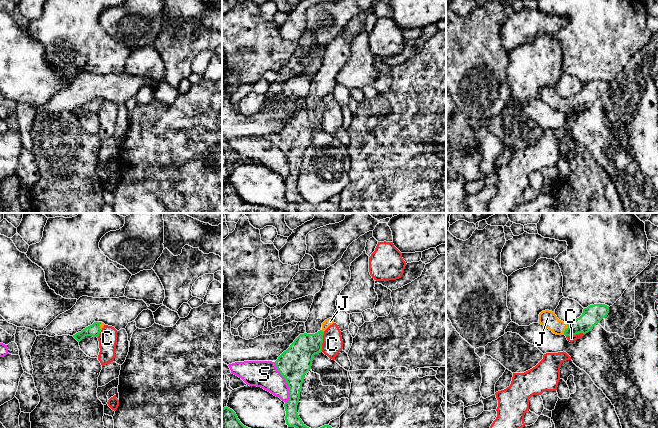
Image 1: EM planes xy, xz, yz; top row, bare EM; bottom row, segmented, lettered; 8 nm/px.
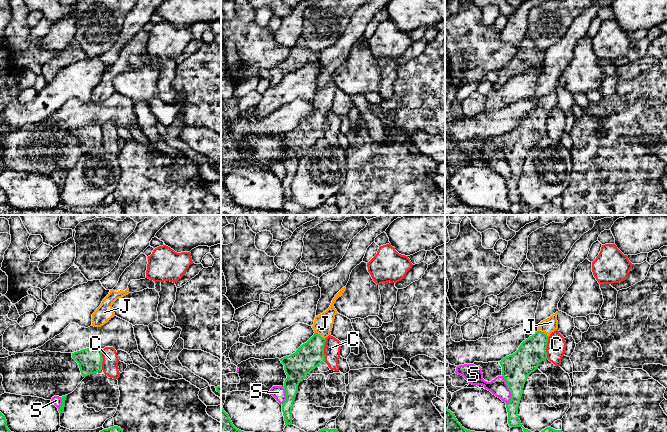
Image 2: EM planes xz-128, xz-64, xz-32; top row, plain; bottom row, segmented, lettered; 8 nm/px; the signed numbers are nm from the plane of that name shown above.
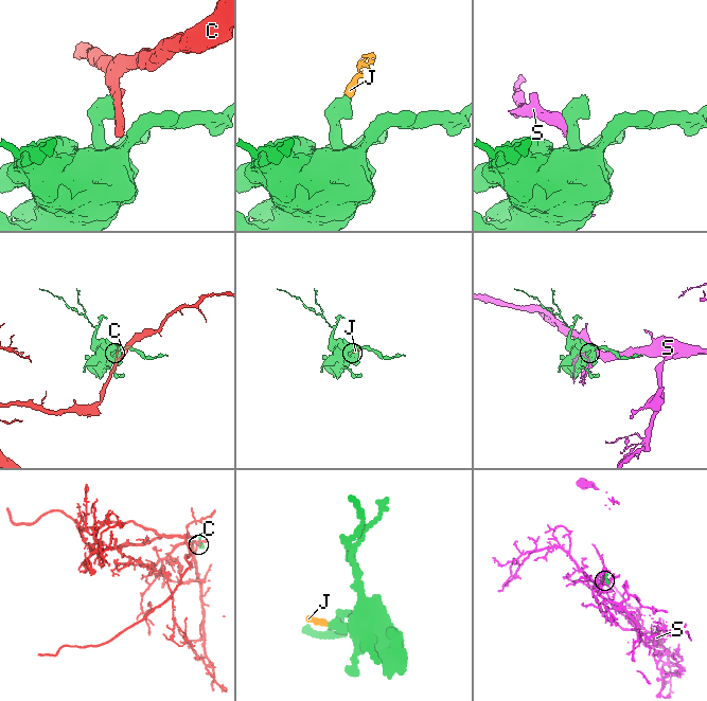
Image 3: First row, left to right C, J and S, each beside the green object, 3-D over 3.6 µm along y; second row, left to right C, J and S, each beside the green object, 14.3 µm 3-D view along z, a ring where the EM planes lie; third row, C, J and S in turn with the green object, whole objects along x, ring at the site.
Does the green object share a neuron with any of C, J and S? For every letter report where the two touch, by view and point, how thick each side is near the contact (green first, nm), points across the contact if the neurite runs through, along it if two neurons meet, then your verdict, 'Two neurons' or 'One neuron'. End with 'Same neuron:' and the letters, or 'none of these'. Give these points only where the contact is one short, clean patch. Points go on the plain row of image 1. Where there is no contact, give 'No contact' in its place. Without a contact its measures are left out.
C: Touches green at xz (322, 118). Thickness 240 nm (green) against 160 nm. Boundary: xz (324, 108), (321, 127). Two neurons
J: Touches green at yz (567, 104). Thickness 160 nm (green) against 130 nm. Path across: yz (593, 90), (583, 100), (567, 104), (560, 104), (547, 94). One neuron
S: Touches green at xz (286, 157). Thickness 240 nm (green) against 220 nm. Two neurons
Same neuron: J

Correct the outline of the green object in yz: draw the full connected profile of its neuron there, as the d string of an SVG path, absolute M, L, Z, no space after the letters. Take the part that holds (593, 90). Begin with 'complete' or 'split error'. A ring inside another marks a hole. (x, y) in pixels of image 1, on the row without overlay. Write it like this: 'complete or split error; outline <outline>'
split error; outline M594 80L583 85L582 91L569 98L563 98L557 94L555 88L545 86L539 90L539 100L545 102L556 111L586 110L593 105L609 89L609 82Z

